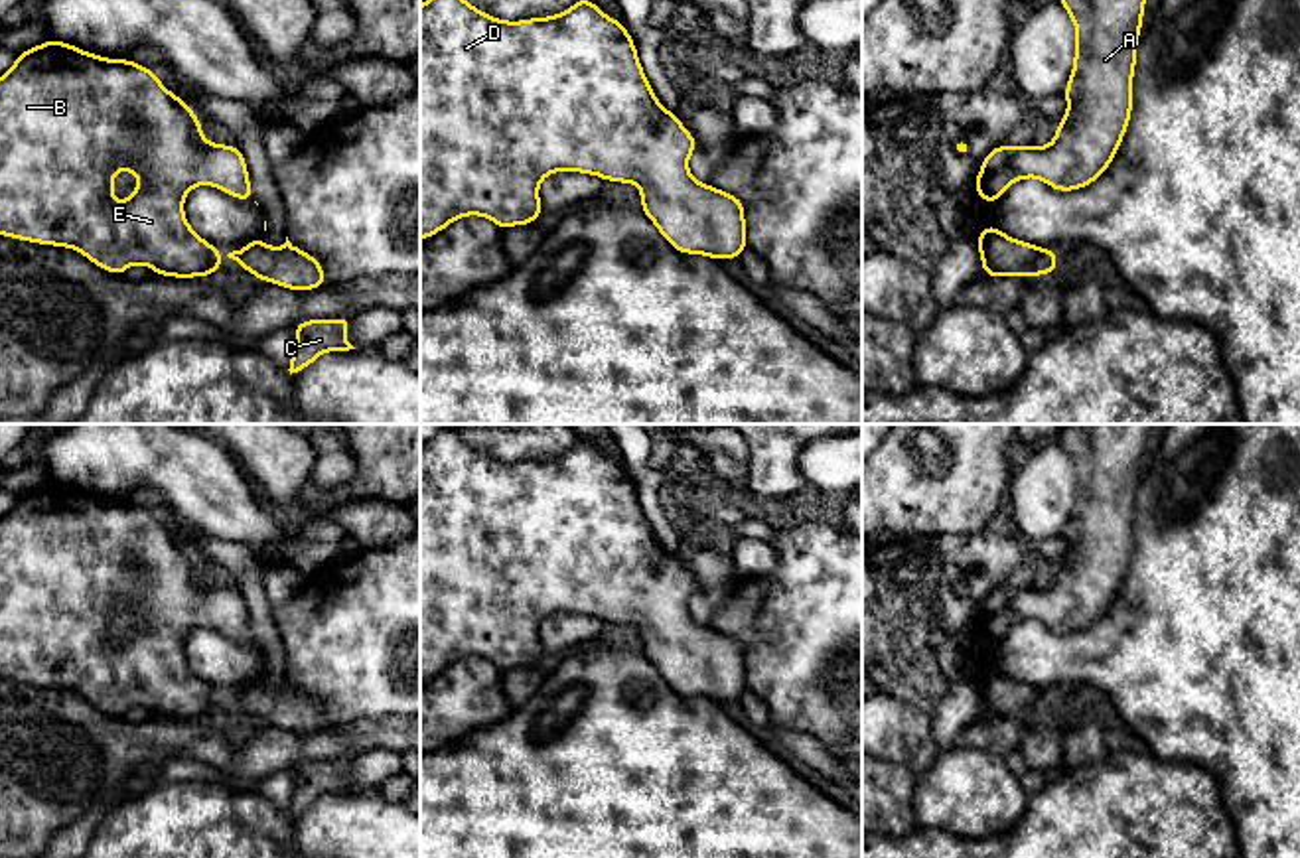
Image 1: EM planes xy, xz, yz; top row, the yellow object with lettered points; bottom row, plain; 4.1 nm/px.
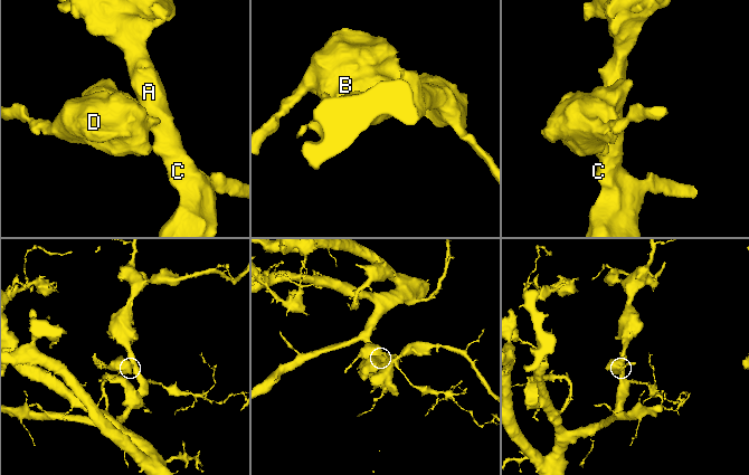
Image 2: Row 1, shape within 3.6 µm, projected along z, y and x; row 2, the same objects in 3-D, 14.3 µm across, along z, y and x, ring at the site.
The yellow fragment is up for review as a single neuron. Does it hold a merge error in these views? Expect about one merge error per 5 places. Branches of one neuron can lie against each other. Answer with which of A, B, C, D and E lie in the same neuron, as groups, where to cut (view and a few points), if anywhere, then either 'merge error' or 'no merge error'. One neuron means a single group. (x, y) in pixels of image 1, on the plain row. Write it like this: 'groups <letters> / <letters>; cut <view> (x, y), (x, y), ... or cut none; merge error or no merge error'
groups A B C D E; cut none; no merge error

